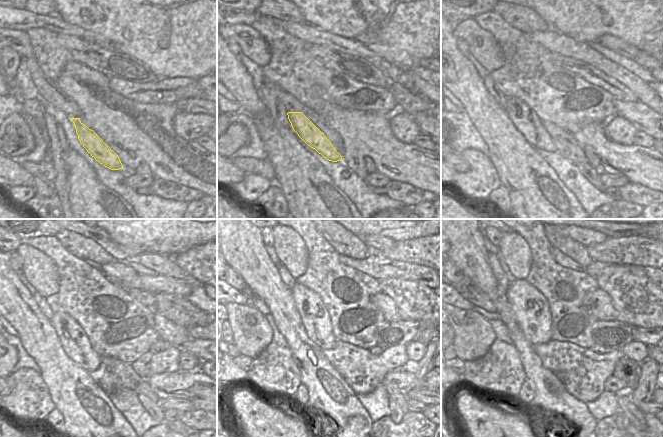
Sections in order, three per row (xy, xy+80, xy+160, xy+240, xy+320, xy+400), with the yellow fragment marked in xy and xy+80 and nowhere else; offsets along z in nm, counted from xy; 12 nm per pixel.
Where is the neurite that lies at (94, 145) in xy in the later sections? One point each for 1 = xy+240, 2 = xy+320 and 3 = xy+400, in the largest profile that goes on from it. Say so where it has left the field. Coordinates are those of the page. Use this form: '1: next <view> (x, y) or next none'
1: next xy+240 (73, 336)
2: next xy+320 (313, 315)
3: next xy+400 (532, 312)

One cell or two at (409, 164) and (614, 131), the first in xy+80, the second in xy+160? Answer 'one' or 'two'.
two

